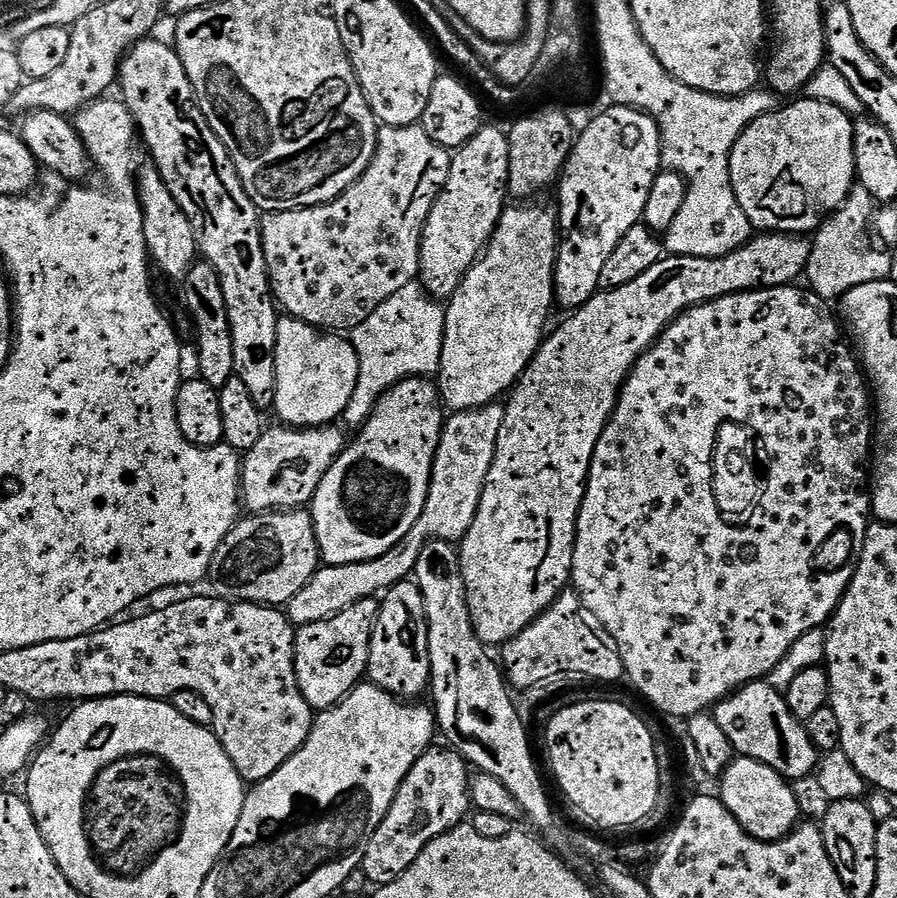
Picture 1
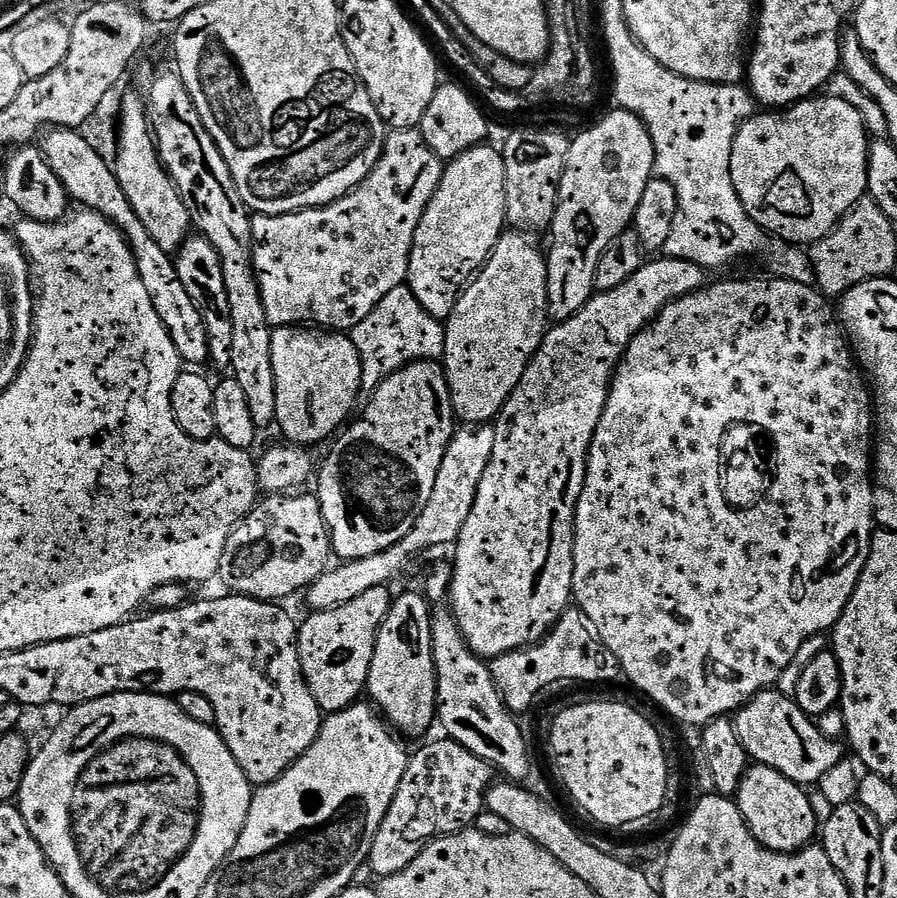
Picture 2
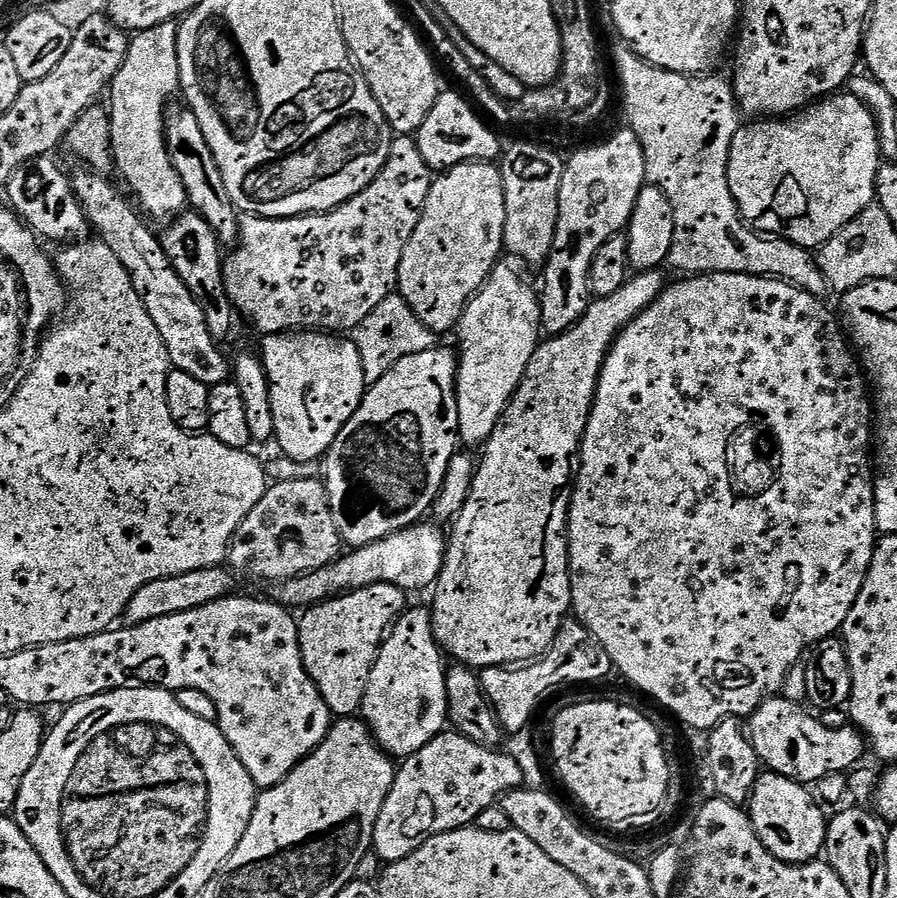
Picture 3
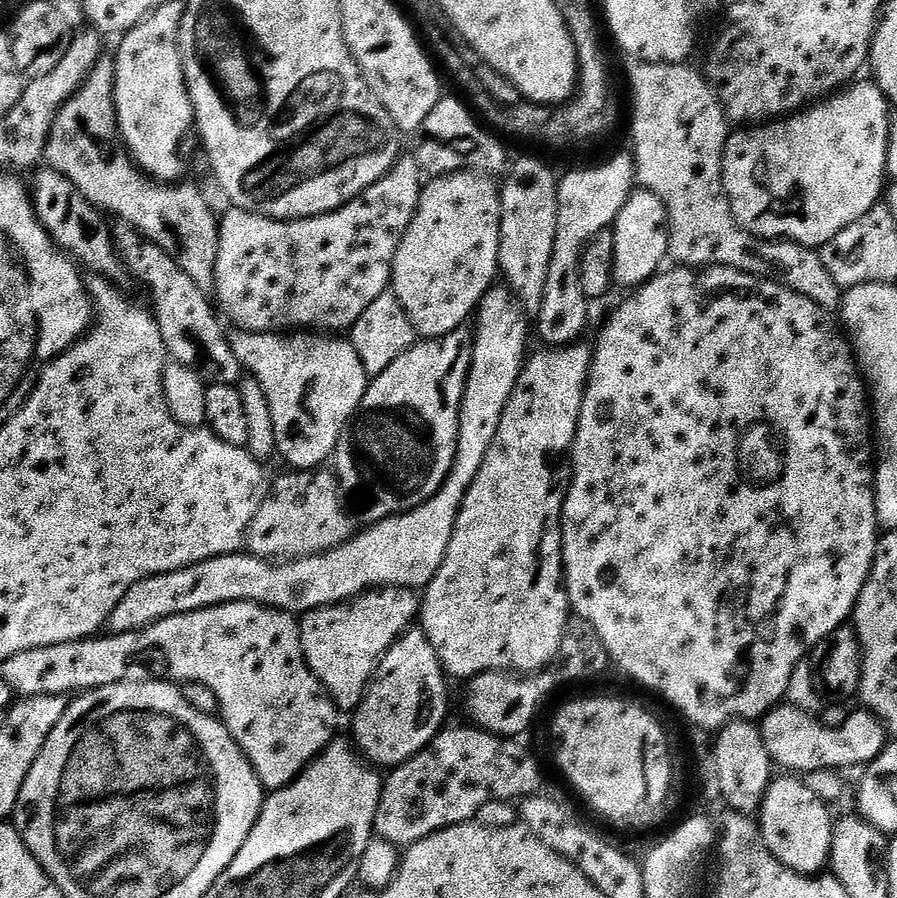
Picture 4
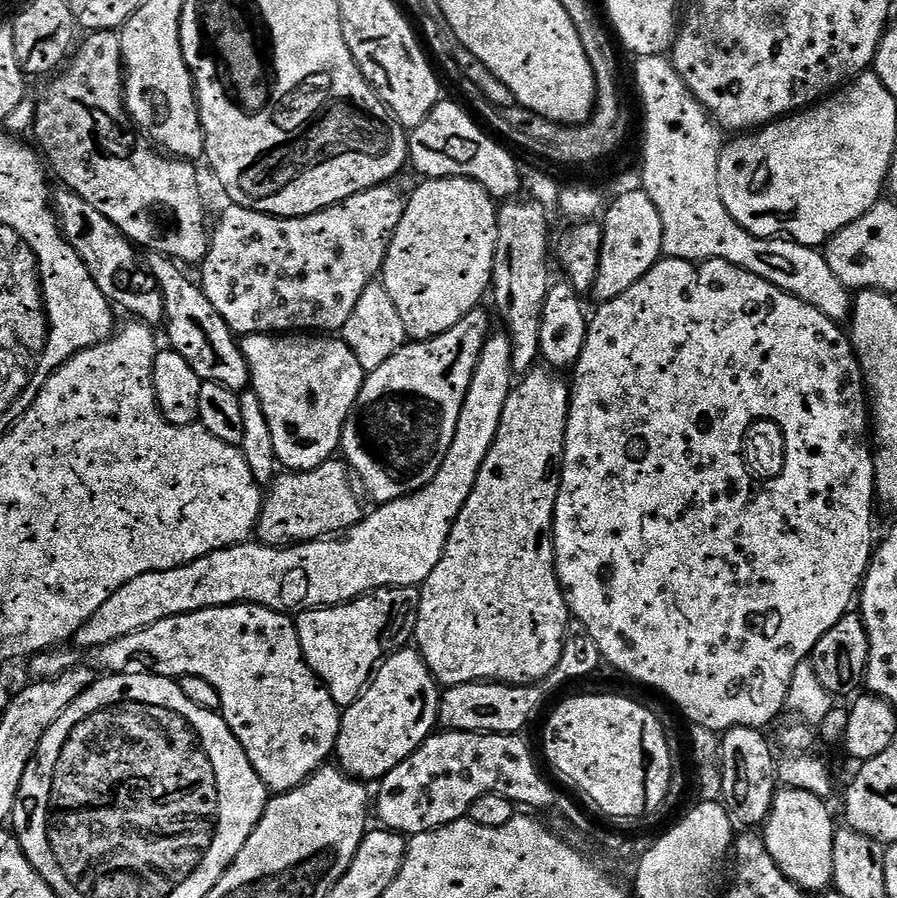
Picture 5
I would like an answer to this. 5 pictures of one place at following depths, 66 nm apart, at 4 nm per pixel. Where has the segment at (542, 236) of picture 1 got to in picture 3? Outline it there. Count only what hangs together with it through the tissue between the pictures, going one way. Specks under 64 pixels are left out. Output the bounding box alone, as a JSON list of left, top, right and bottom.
[456,263,542,446]

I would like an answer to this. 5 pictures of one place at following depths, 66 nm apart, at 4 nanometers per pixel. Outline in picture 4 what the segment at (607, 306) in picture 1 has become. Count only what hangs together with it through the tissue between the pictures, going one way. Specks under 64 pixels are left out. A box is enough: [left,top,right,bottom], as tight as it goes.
[418,342,592,682]

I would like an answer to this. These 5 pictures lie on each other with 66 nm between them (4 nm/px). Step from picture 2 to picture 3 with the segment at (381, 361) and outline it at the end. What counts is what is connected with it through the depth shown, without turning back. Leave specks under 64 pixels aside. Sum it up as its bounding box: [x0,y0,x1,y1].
[354,294,437,385]

